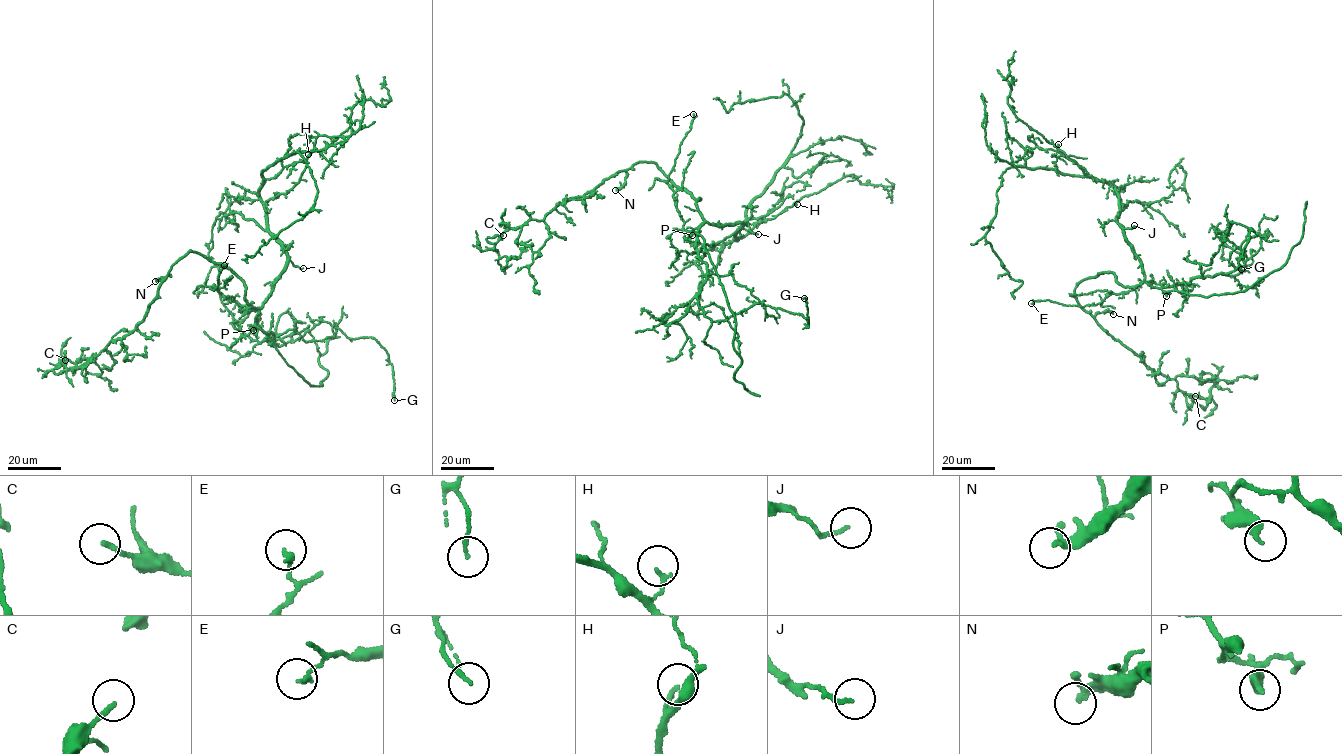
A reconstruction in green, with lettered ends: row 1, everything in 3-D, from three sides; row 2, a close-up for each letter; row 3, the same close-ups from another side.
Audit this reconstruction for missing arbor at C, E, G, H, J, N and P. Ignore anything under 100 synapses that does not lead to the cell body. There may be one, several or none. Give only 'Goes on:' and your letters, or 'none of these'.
Goes on: none of these

